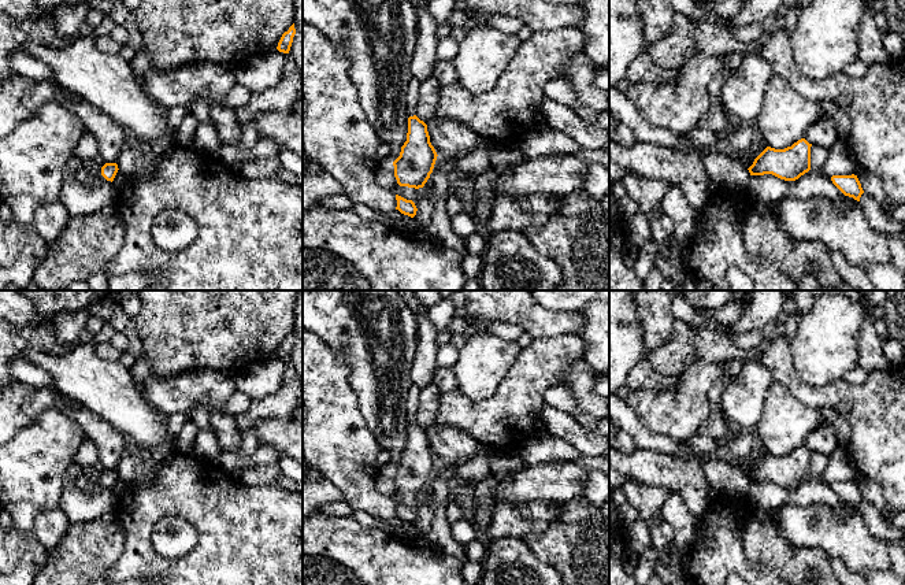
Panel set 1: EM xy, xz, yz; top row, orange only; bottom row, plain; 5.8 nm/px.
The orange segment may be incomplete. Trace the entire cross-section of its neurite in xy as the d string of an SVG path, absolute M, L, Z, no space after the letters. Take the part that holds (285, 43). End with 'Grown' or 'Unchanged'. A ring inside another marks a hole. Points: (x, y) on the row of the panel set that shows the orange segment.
M294 23L289 27L288 32L285 32L278 42L277 49L283 53L289 53L293 37L296 34Z. Unchanged

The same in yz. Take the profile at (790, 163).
M805 138L785 149L767 147L748 170L750 175L772 174L785 181L795 181L811 170L811 147Z. Unchanged

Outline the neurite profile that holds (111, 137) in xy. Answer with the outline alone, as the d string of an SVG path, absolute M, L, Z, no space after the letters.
M63 88L60 92L58 103L82 121L86 132L96 138L101 159L105 163L116 163L120 151L126 147L126 130L86 100L71 101L64 97Z

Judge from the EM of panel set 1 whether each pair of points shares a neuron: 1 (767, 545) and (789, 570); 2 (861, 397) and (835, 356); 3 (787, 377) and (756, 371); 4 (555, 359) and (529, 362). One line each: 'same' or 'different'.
1: same
2: different
3: different
4: same

